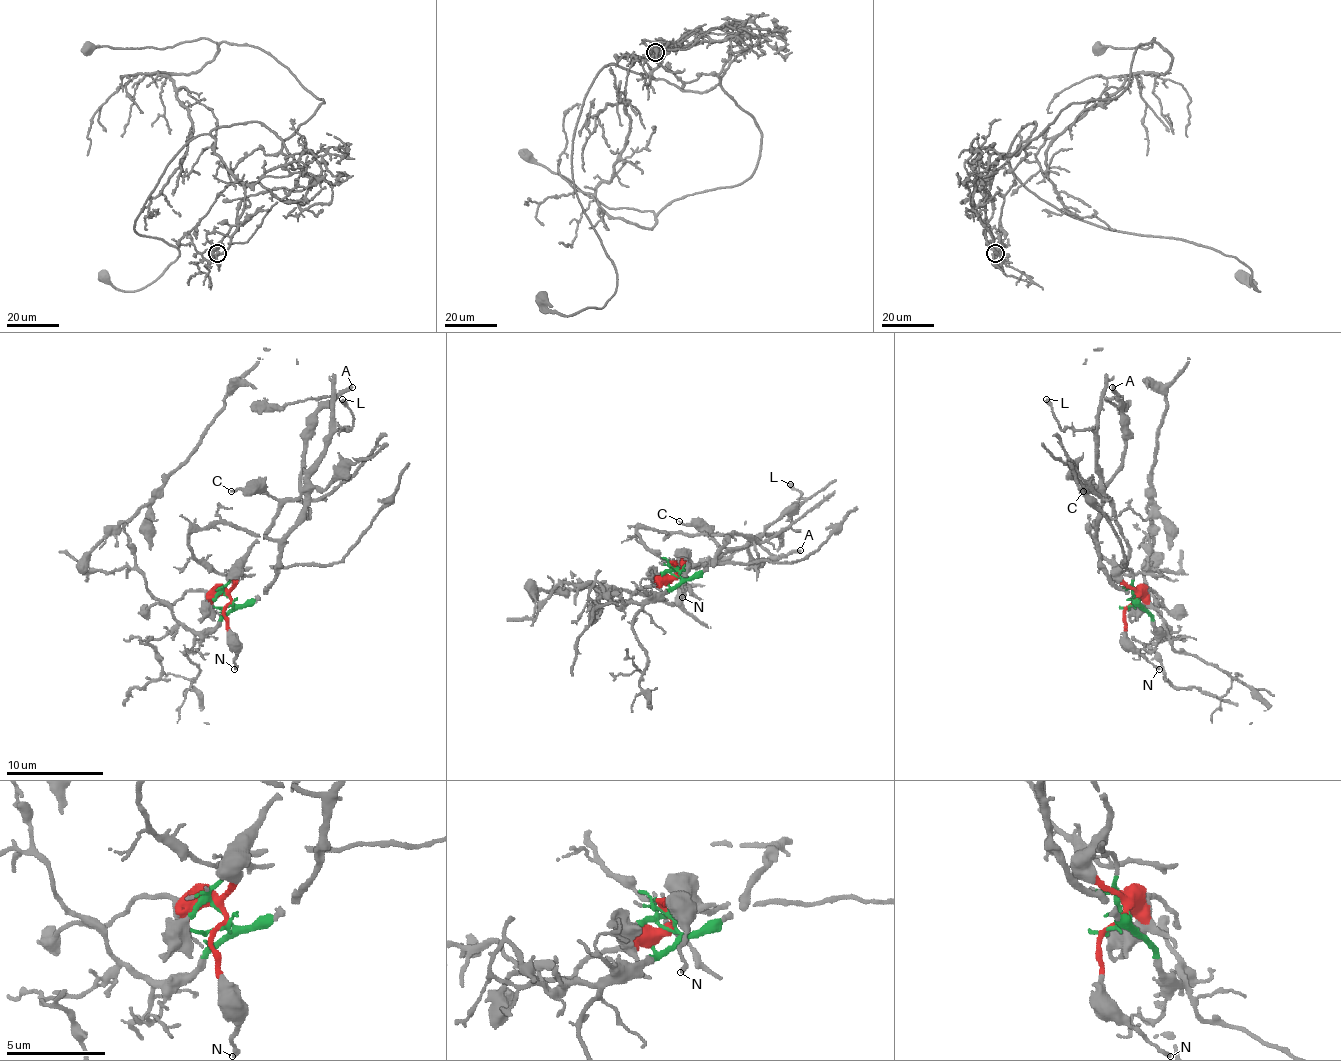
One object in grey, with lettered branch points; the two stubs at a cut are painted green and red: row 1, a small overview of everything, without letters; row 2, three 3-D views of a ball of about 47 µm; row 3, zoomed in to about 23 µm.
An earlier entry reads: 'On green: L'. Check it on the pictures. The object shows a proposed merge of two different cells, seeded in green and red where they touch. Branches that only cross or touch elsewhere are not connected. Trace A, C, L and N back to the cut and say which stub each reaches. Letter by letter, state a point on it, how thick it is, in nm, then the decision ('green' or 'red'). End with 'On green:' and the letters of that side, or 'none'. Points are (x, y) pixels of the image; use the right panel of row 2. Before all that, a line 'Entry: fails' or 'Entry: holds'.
Entry: holds
A: place (1112, 387); calibre 280 nm; red
C: place (1083, 491); calibre 140 nm; red
L: place (1046, 399); calibre 280 nm; green
N: place (1159, 669); calibre 170 nm; red
On green: L

